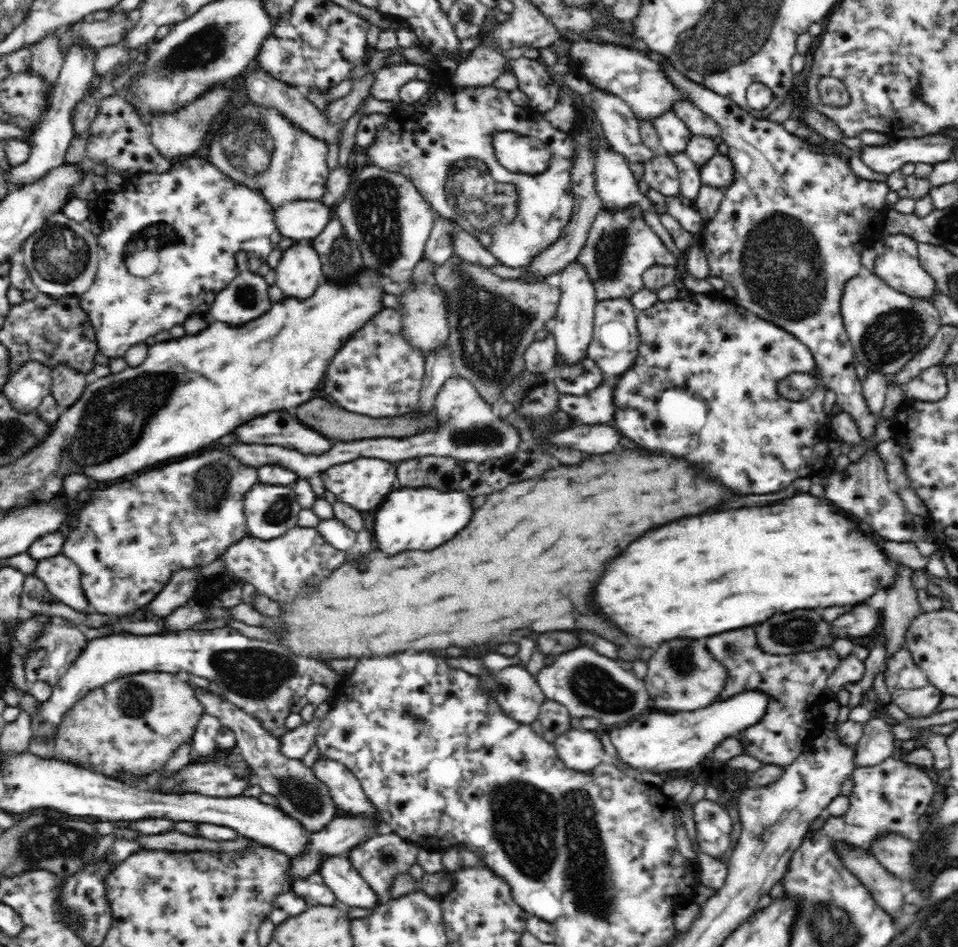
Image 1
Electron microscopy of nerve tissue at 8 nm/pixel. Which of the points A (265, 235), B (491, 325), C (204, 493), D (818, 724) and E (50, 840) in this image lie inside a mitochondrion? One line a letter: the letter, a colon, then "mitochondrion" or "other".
A: other
B: mitochondrion
C: mitochondrion
D: other
E: mitochondrion

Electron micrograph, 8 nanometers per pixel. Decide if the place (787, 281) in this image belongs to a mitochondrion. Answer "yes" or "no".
yes

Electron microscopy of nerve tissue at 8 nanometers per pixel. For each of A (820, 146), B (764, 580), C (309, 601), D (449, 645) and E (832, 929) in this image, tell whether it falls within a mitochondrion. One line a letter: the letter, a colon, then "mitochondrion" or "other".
A: other
B: other
C: other
D: other
E: mitochondrion

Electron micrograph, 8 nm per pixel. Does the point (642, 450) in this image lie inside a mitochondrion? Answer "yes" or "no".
no

